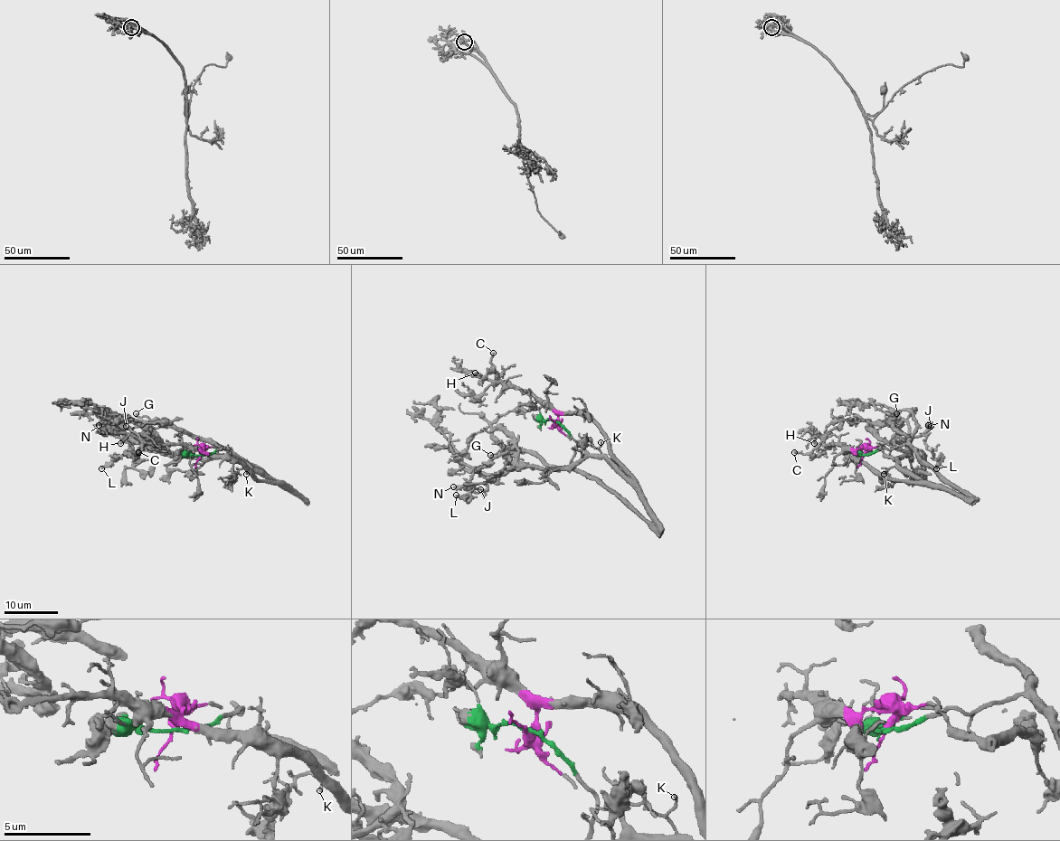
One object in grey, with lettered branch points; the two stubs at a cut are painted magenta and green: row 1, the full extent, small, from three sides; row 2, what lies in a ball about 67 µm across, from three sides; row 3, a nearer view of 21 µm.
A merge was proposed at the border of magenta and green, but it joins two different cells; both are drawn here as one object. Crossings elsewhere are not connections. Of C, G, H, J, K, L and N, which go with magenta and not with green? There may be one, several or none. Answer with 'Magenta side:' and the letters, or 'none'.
Magenta side: C, H, K

